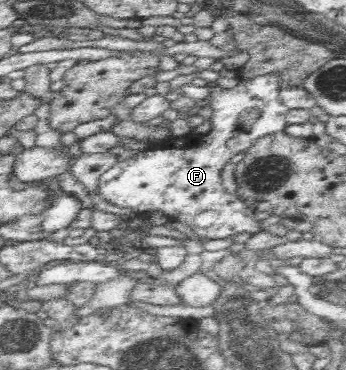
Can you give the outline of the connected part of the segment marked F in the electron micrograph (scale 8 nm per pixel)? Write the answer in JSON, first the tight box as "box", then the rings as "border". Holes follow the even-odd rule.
{"box":[96,72,288,240],"border":[[[271,72],[263,74],[251,79],[239,79],[238,84],[229,89],[225,89],[215,84],[211,87],[208,100],[208,106],[212,108],[210,116],[211,130],[204,135],[197,134],[195,142],[187,144],[187,150],[183,152],[181,158],[181,150],[177,146],[179,138],[171,140],[169,144],[165,144],[162,148],[145,149],[140,153],[135,153],[127,160],[117,161],[109,170],[106,170],[100,177],[96,179],[96,192],[102,196],[102,199],[109,204],[113,204],[119,208],[131,208],[136,214],[146,216],[150,211],[161,211],[163,215],[173,221],[180,221],[183,225],[189,227],[196,235],[208,240],[215,238],[232,237],[244,232],[253,233],[253,235],[263,232],[265,226],[260,226],[260,221],[254,219],[255,210],[249,208],[235,193],[227,193],[221,185],[221,169],[231,158],[239,152],[246,151],[258,138],[283,131],[288,125],[286,123],[286,114],[288,108],[279,100],[280,85],[279,74]],[[257,108],[261,112],[261,116],[246,128],[237,122],[237,117],[243,110]],[[202,212],[215,212],[215,220],[207,226],[201,228],[197,226],[195,218]]]}

